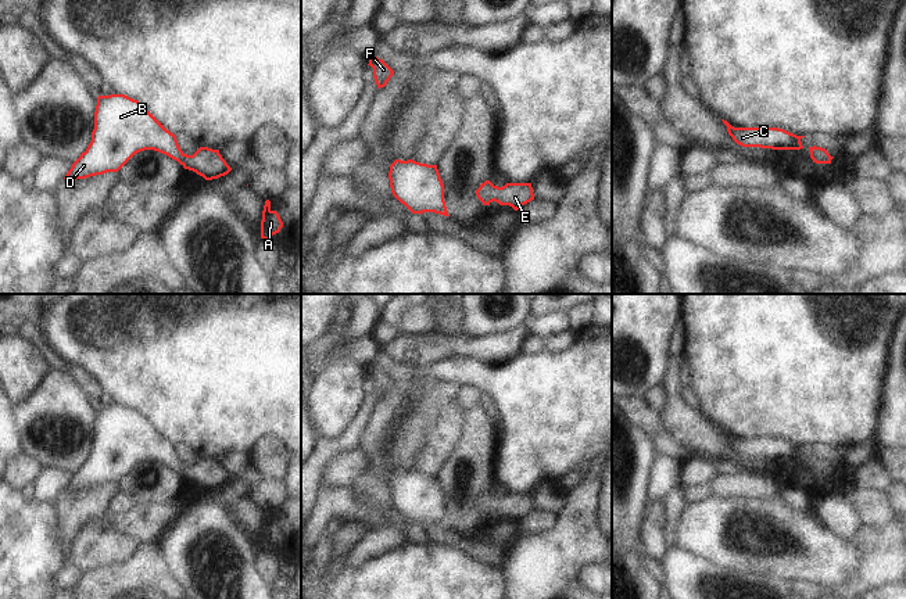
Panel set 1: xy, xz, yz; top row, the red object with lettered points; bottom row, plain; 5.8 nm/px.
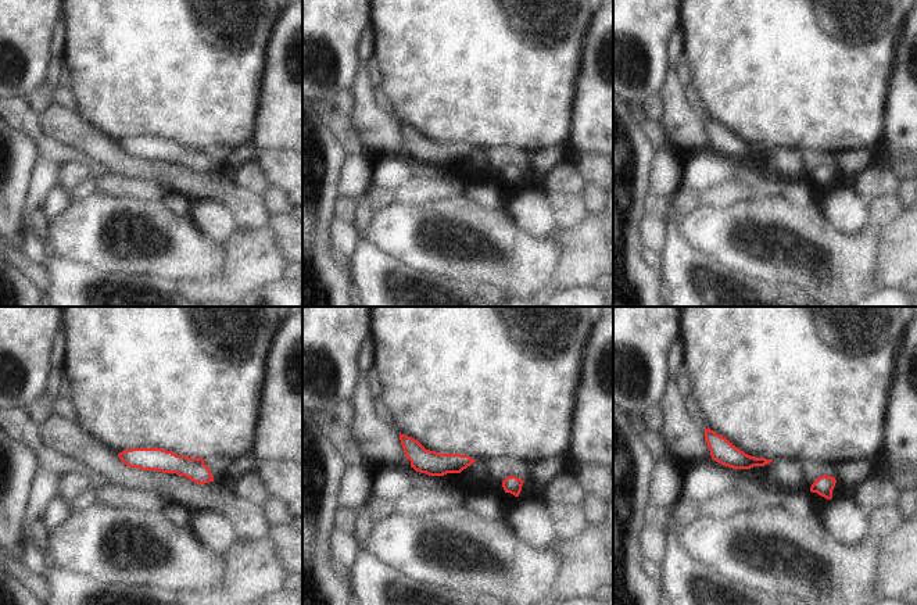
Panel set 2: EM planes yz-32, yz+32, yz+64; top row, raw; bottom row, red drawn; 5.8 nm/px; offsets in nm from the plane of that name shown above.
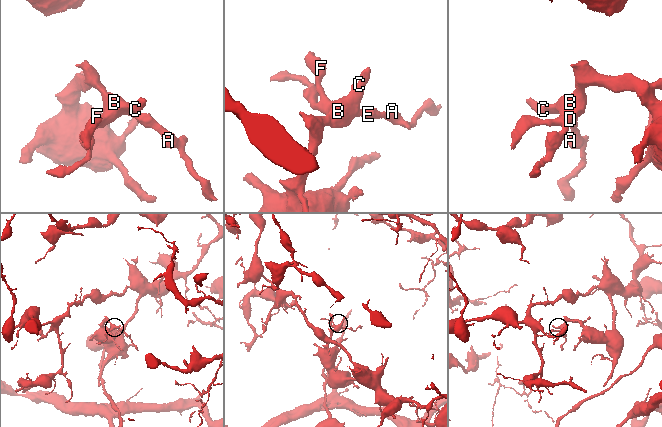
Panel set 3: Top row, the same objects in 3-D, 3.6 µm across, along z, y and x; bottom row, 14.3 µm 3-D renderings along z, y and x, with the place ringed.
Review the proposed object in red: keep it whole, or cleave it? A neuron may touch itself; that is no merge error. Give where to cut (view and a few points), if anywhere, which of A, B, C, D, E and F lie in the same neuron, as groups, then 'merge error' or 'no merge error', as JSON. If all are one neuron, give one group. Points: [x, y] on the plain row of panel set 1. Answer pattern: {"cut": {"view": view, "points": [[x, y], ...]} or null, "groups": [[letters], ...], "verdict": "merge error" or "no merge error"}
{"cut": null, "groups": [["A", "B", "C", "D", "E", "F"]], "verdict": "no merge error"}

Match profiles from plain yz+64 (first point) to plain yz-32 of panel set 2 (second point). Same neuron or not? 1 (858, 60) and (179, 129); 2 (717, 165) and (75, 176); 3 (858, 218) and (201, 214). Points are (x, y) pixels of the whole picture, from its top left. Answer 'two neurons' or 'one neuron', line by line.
1: one neuron
2: one neuron
3: one neuron

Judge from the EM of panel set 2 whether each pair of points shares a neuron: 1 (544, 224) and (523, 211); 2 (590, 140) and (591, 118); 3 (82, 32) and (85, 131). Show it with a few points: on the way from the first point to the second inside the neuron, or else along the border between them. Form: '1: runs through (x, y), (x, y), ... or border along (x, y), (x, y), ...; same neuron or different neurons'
1: runs through (538, 219), (529, 211); same neuron
2: runs through (590, 135), (591, 124); same neuron
3: border along (76, 111), (111, 139); different neurons

